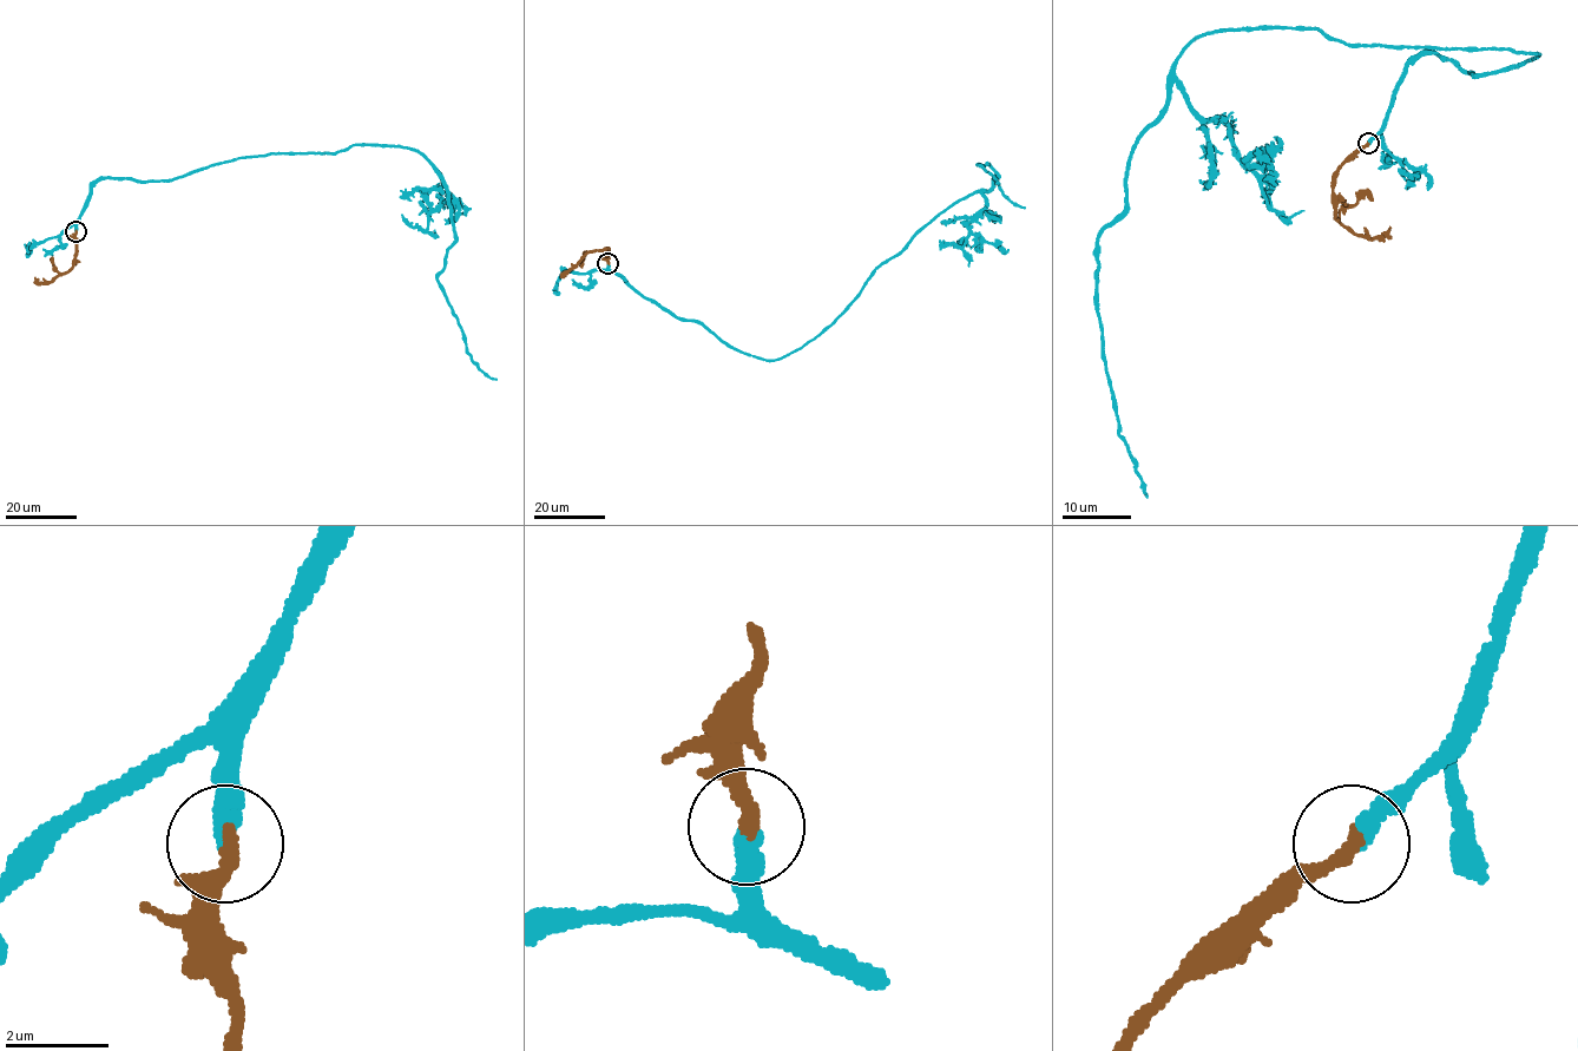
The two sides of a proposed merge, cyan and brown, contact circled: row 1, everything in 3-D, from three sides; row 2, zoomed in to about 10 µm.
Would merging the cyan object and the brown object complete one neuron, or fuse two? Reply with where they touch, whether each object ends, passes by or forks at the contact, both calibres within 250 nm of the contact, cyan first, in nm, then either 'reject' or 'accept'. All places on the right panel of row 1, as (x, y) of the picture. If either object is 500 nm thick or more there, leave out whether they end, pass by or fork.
(1368, 143) | cyan ends | brown ends | 320/320 nm | accept

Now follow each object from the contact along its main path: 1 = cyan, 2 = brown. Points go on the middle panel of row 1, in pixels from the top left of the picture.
1: (607, 263), (677, 317), (778, 360), (823, 332), (941, 211), (992, 188), (998, 172), (977, 165), (1024, 208)
2: (607, 263), (606, 249), (589, 251), (561, 276)

